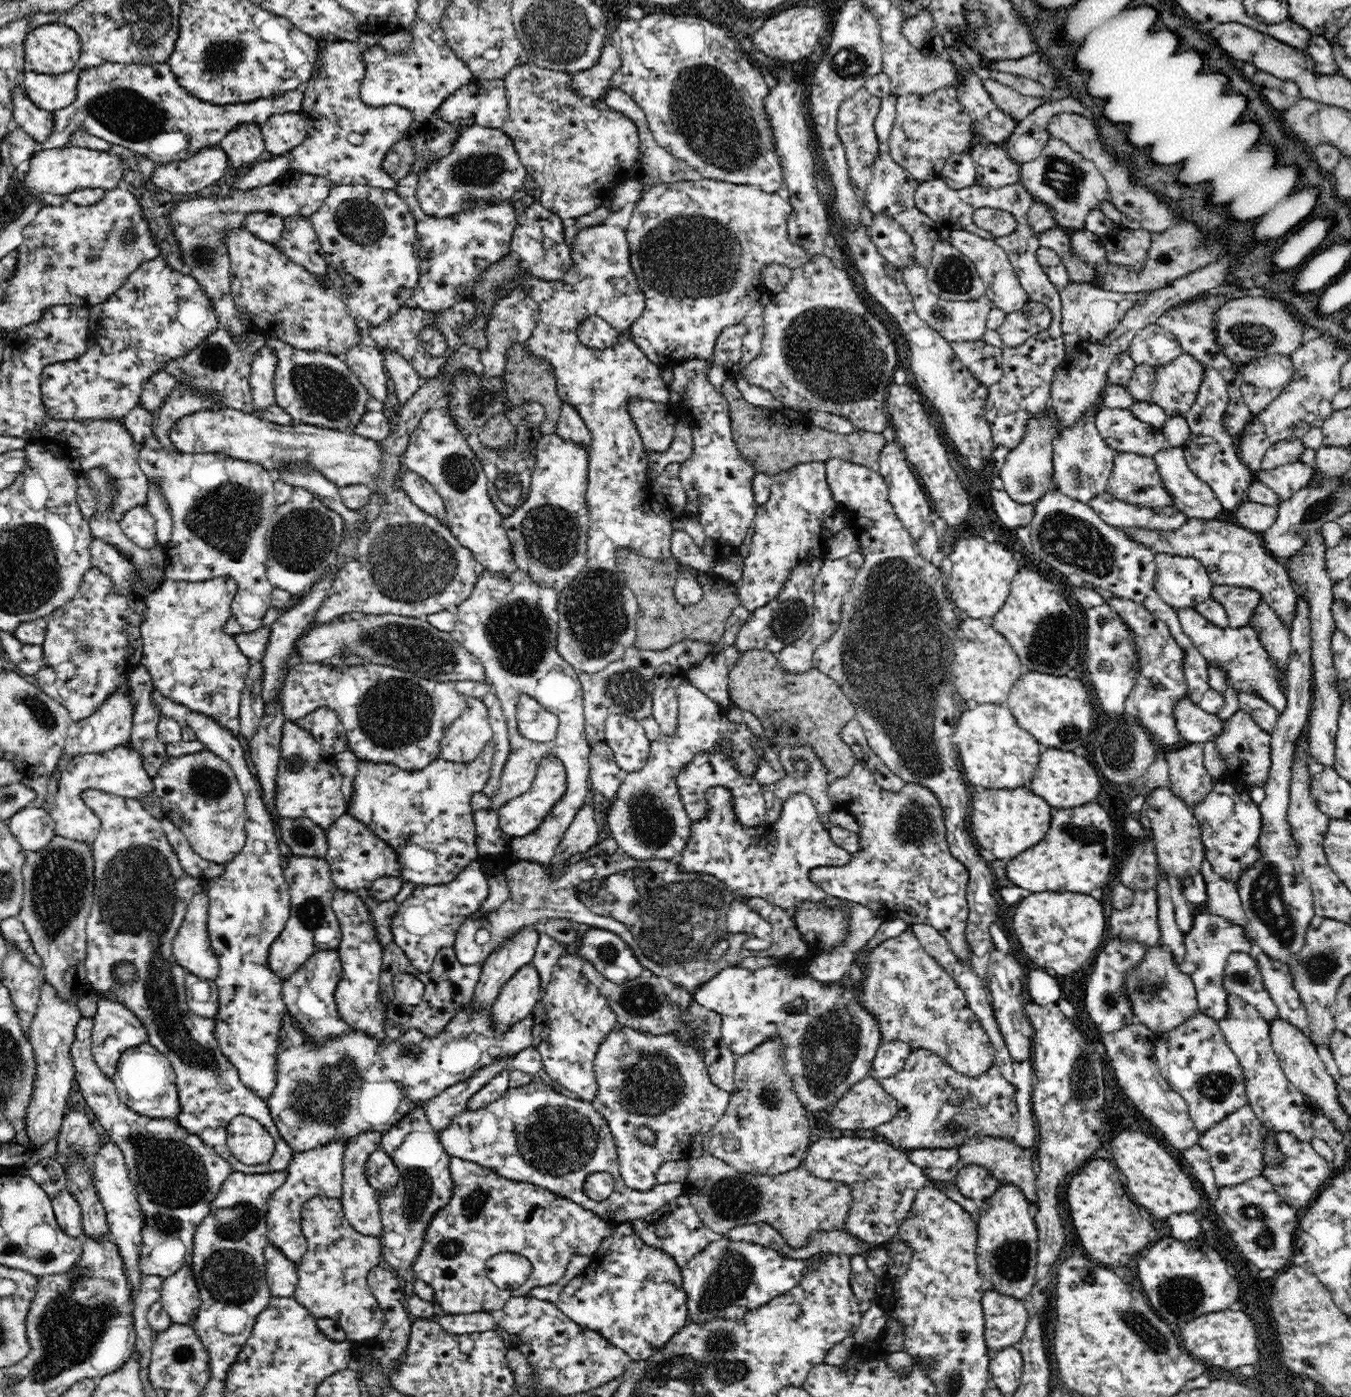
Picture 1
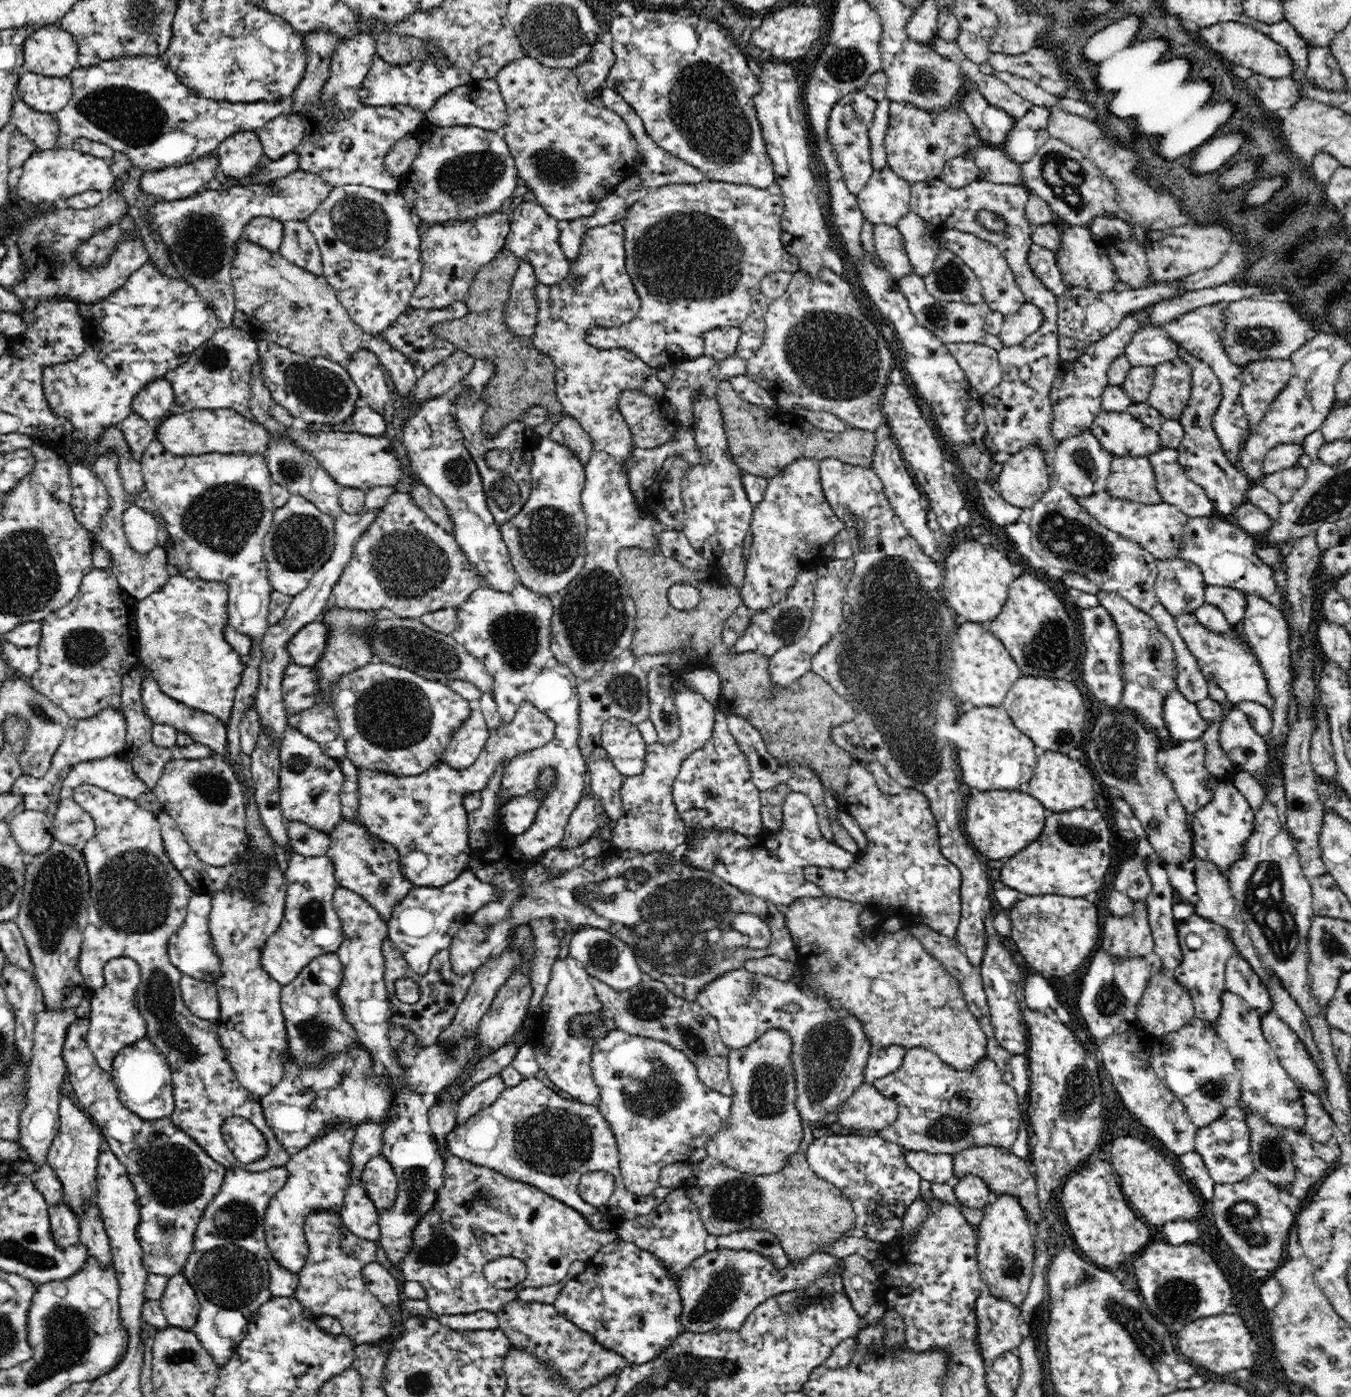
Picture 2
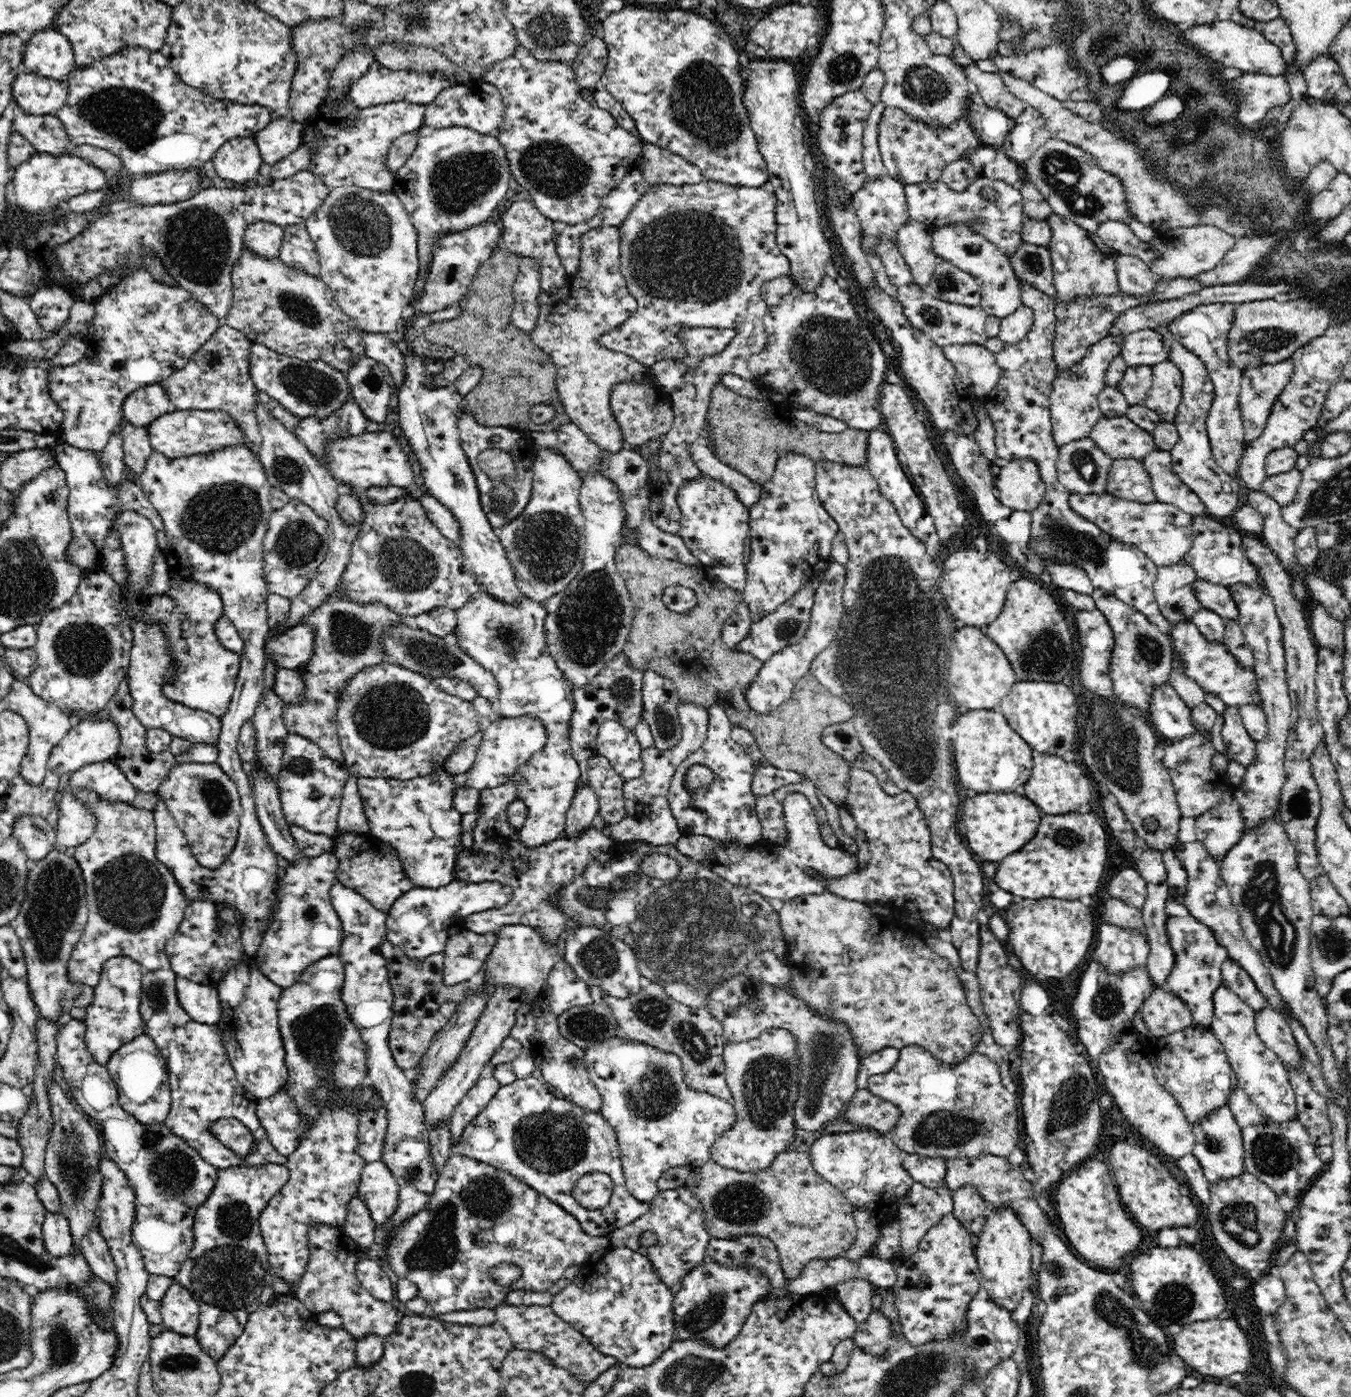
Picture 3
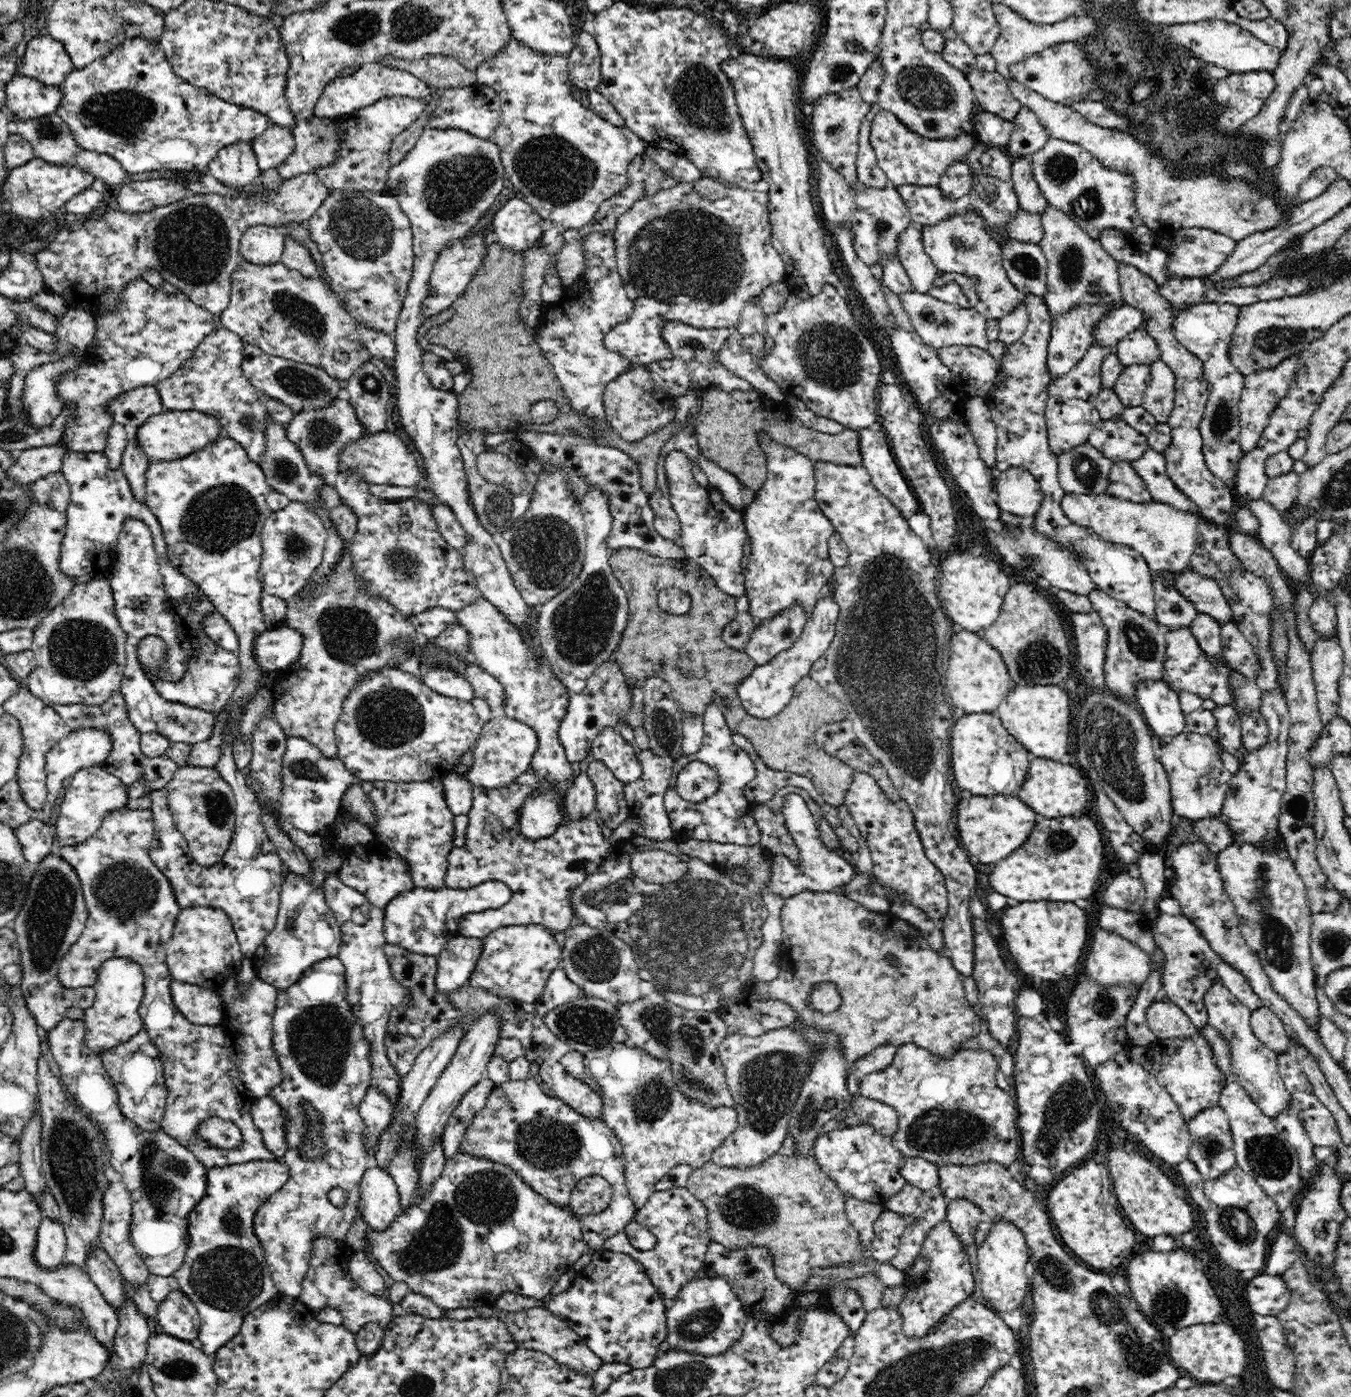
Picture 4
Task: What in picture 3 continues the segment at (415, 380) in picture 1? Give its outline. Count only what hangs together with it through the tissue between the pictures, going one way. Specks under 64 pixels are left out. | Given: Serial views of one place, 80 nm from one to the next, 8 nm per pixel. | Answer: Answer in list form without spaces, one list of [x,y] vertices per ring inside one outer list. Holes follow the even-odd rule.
[[[367,332],[363,334],[365,355],[388,367],[396,387],[402,388],[405,375],[405,360],[402,350],[387,335]]]

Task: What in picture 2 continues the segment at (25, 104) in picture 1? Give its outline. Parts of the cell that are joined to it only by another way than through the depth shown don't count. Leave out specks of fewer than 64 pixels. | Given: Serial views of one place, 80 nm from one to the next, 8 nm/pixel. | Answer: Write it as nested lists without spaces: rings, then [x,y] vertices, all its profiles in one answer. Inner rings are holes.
[[[16,97],[10,121],[37,146],[38,150],[53,149],[58,132],[54,114],[38,112],[22,98]]]

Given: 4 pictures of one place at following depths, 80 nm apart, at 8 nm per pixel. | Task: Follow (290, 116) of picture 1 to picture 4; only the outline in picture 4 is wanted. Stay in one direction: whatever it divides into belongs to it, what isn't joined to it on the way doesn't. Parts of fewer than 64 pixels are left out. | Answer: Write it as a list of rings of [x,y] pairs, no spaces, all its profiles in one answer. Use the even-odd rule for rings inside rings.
[[[271,124],[251,142],[261,172],[278,168],[295,150],[295,137],[288,125]]]

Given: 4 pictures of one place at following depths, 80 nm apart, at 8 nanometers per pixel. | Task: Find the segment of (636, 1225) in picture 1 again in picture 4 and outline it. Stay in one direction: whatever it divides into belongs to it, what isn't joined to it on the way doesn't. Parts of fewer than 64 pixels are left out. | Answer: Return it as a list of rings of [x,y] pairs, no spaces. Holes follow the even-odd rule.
[[[671,1188],[666,1191],[654,1191],[647,1204],[639,1210],[635,1220],[644,1229],[647,1229],[656,1239],[656,1246],[650,1251],[640,1251],[632,1247],[628,1234],[624,1231],[609,1237],[603,1245],[604,1251],[626,1252],[636,1257],[647,1266],[647,1272],[651,1276],[653,1284],[658,1287],[666,1302],[671,1302],[682,1286],[697,1276],[697,1273],[705,1268],[705,1254],[711,1244],[707,1227],[707,1209],[687,1189]],[[694,1226],[698,1230],[696,1236],[688,1236],[686,1228]]]

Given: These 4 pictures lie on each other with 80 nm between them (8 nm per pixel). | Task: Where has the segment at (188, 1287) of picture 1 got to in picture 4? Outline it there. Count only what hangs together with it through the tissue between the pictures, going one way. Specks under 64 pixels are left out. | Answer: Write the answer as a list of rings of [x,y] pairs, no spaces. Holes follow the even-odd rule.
[[[180,1289],[170,1292],[168,1298],[158,1304],[156,1316],[164,1333],[197,1343],[200,1317],[194,1303]]]

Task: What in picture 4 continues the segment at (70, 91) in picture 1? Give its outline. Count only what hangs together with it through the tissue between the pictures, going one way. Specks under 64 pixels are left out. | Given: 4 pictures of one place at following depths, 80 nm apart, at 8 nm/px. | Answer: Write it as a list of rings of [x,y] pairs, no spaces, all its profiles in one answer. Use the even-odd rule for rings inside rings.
[[[16,74],[6,86],[5,107],[23,120],[54,115],[63,99],[61,86],[43,84],[35,77]]]

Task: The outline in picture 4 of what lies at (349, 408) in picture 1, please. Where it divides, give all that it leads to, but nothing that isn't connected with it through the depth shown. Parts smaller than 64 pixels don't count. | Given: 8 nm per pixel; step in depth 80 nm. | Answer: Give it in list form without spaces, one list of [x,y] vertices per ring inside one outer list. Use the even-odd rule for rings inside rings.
[[[245,343],[242,370],[246,379],[262,393],[272,399],[280,400],[285,406],[298,414],[300,411],[314,411],[328,408],[336,400],[337,394],[344,387],[343,382],[326,371],[320,365],[300,364],[299,361],[286,360],[272,356],[258,345]]]

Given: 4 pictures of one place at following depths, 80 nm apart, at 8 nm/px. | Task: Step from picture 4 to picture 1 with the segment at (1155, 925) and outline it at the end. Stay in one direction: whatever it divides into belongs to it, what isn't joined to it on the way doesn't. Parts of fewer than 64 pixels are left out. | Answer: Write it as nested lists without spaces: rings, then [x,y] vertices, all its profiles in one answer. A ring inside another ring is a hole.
[[[1200,913],[1194,917],[1192,928],[1183,936],[1183,941],[1186,954],[1178,967],[1194,983],[1198,1012],[1218,1022],[1228,1018],[1228,992],[1223,985],[1225,963],[1234,952],[1253,955],[1257,952],[1257,945],[1247,934],[1246,925],[1232,924],[1227,918],[1212,913]]]

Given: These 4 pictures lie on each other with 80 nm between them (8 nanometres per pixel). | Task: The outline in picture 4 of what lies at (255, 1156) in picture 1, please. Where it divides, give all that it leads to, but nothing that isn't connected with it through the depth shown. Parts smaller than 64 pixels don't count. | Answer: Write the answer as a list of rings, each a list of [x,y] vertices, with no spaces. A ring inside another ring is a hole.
[[[212,1117],[198,1128],[198,1135],[220,1149],[238,1149],[244,1144],[240,1129],[231,1120]]]

